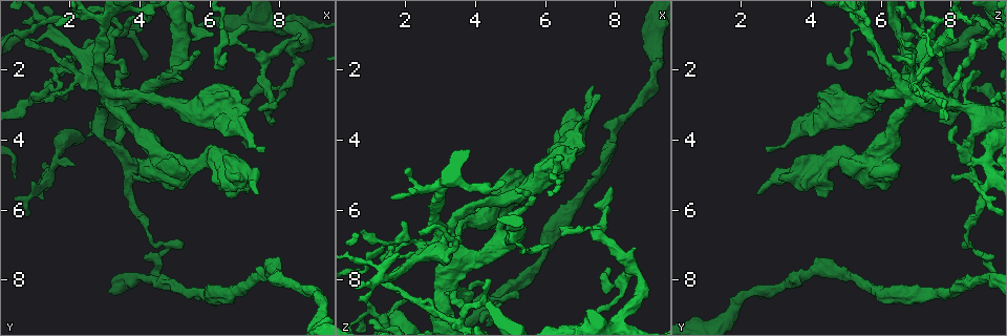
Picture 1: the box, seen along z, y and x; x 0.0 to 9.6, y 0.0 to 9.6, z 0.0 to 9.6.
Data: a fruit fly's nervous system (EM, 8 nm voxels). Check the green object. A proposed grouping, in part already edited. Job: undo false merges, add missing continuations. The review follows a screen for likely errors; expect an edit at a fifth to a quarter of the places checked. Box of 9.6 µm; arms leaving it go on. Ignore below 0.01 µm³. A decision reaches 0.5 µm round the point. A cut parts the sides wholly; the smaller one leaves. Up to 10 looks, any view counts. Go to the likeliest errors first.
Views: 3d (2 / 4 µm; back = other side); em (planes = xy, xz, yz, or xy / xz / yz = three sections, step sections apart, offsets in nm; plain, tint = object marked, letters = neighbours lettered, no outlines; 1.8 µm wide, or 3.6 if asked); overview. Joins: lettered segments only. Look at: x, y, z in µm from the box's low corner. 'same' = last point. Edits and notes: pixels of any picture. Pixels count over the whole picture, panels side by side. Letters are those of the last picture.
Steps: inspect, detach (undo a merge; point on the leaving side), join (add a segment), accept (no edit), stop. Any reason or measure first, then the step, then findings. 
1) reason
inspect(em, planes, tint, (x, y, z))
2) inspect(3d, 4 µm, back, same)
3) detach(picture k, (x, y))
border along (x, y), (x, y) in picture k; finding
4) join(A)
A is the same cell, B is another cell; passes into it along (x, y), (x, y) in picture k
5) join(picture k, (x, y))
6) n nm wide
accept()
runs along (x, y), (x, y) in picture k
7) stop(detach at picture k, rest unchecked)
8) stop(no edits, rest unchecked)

calibre changes
inspect(em, planes, letters, (2.95, 3.30, 8.80))

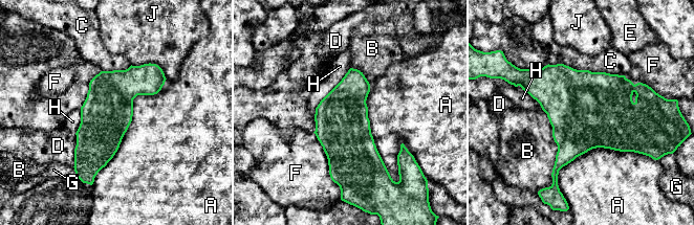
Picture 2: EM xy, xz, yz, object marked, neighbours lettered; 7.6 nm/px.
accept()
A, B, C, D, E, F, G, H and J are other cells; border along (166, 79), (133, 99), (93, 179) in picture 2; one cell here

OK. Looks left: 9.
a fork
inspect(em, 3.6 µm, planes, letters, (4.50, 7.95, 9.15))

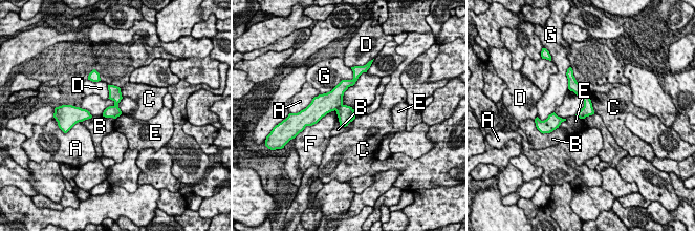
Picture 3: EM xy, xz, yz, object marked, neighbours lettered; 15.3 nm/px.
G touches over 550 nm
detach(picture 3, (323, 104))
A, B, C, D, E, F and G are other cells; border along (342, 104), (335, 110) in picture 3; two cells meet here

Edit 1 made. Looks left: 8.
inspect(overview)

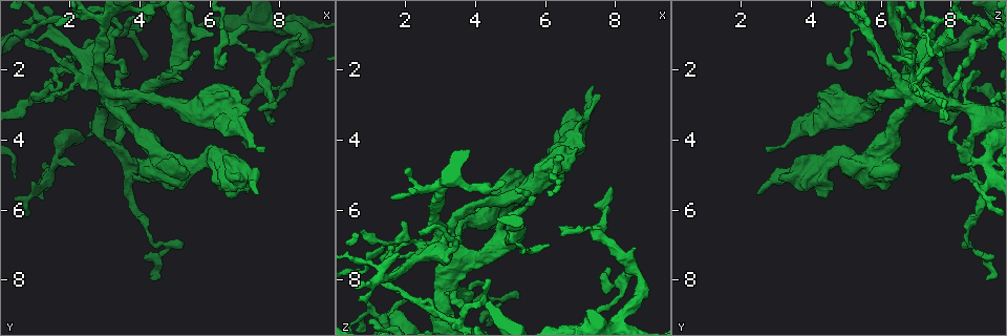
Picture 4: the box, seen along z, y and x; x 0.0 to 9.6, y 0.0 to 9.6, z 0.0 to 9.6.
calibre changes
inspect(3d, 4 µm, (2.65, 1.70, 7.15))

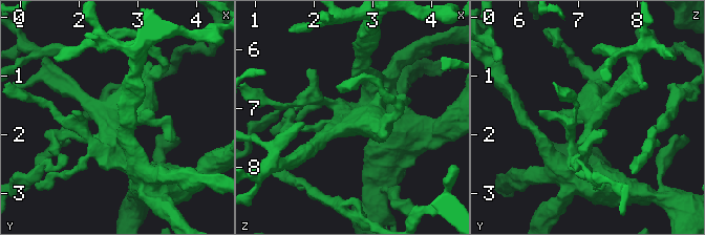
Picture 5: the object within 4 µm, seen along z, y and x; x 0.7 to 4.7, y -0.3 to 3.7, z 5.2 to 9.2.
need the tissue
inspect(em, 3.6 µm, yz, step 16, tint, (2.70, 1.75, 7.25))

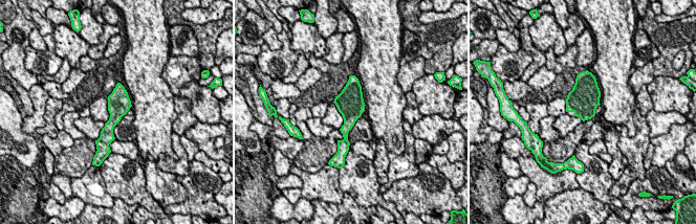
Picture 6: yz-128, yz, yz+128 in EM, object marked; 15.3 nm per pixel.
another direction
inspect(em, 3.6 µm, planes, letters, same)

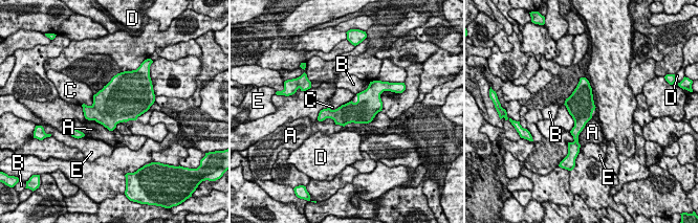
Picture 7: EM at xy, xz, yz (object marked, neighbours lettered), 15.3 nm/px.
accept()
A, B, C, D and E are other cells; border along (563, 104), (573, 120), (570, 131) in picture 7; all the same cell

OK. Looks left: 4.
an open end
inspect(3d, 2 µm, back, (7.15, 0.75, 6.55))

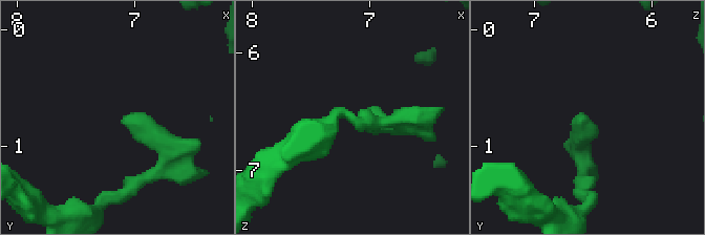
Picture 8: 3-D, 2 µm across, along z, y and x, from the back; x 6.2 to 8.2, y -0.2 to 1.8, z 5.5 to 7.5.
shape alone is not enough
inspect(em, planes, letters, (7.08, 0.74, 6.56))

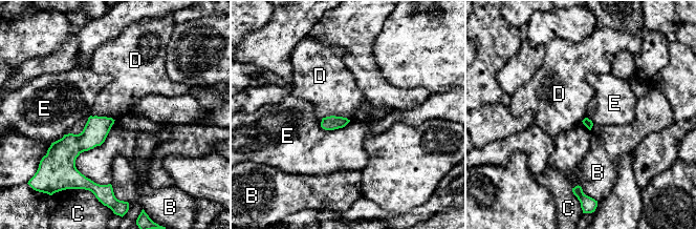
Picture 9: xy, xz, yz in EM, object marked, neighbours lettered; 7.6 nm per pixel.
accept()
B, C, D and E are other cells; border along (114, 119), (90, 116), (65, 134) in picture 9; no lettered segment goes on from it

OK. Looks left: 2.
stop(detach at picture 3, rest unchecked)

